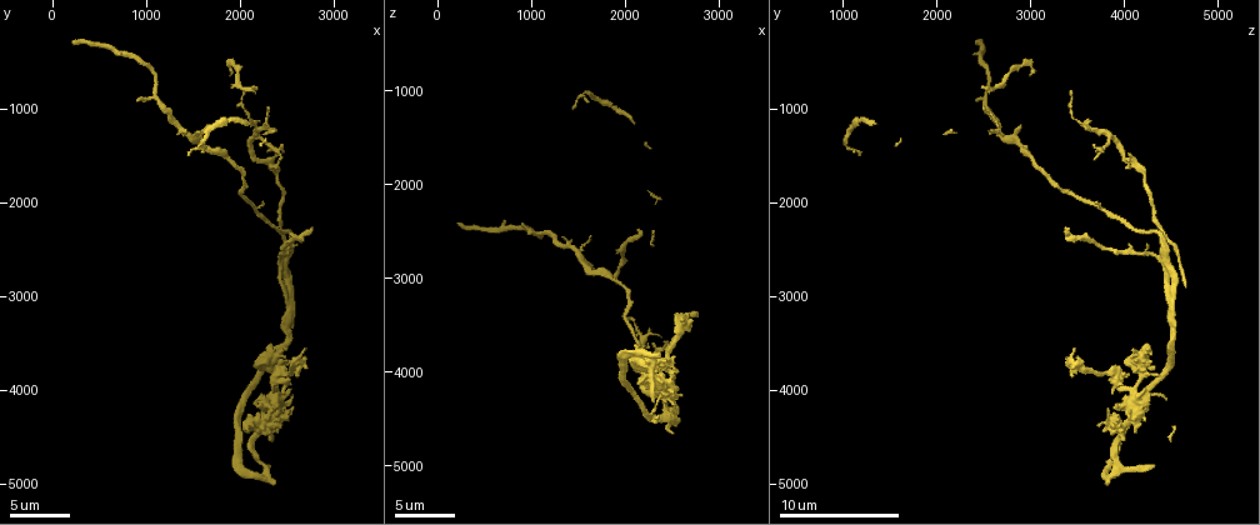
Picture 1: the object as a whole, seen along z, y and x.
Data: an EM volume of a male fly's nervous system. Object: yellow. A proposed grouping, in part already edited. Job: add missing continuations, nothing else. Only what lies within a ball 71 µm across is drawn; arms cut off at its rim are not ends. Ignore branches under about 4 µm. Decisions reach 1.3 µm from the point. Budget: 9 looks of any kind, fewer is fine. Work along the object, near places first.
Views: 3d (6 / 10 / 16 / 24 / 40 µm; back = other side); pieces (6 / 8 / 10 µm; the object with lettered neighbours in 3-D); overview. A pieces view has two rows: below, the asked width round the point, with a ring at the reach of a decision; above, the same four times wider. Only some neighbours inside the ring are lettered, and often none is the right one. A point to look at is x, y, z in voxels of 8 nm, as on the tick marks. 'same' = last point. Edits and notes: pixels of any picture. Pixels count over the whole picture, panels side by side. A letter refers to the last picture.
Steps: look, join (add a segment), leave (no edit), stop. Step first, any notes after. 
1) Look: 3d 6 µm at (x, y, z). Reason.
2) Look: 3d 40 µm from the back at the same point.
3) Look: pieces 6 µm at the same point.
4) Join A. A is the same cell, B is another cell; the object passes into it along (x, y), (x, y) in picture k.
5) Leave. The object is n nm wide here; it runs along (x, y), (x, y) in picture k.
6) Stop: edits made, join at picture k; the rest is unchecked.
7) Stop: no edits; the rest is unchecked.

Look: pieces 8 µm at (1500, 1450, 1150). Thin end.

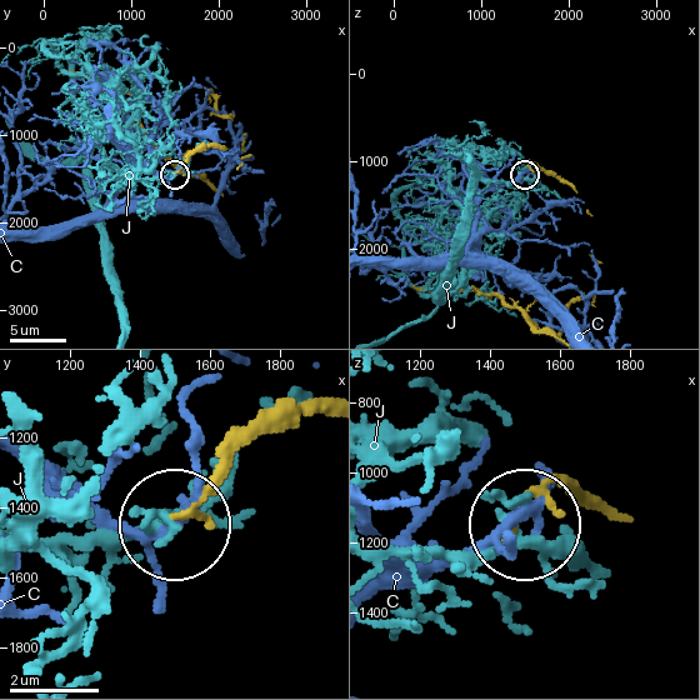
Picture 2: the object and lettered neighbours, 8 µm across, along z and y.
Leave. C and J are other cells; no lettered segment goes on from it.

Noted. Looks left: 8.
Look: pieces 10 µm at (1650, 1250, 2550). Free end.

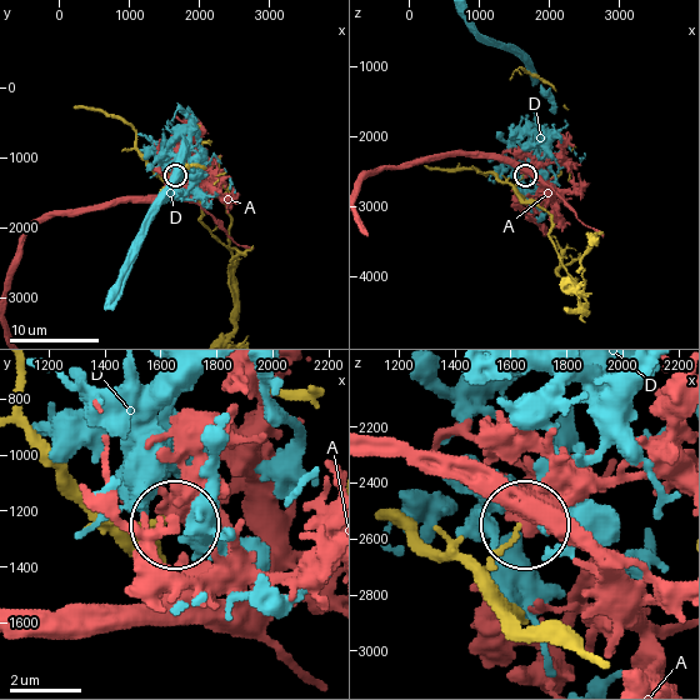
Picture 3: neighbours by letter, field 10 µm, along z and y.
Leave. A and D are other cells; it runs along (584, 655), (530, 628), (491, 584), (489, 565), (519, 524) in picture 3; no lettered segment goes on from it.

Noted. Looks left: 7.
Look: 3d 10 µm at (900, 900, 2450). Branch stops here.

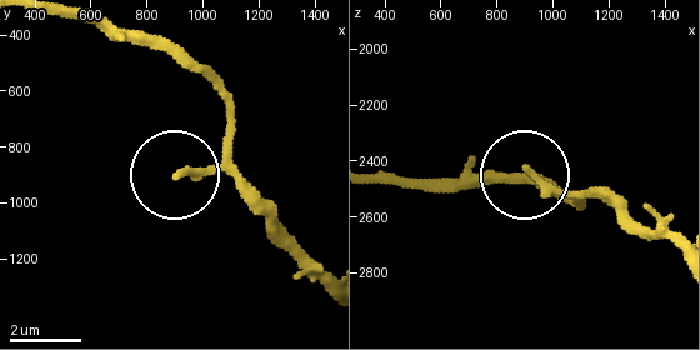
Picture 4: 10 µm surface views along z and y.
Look: pieces 6 µm at (920, 900, 2440).

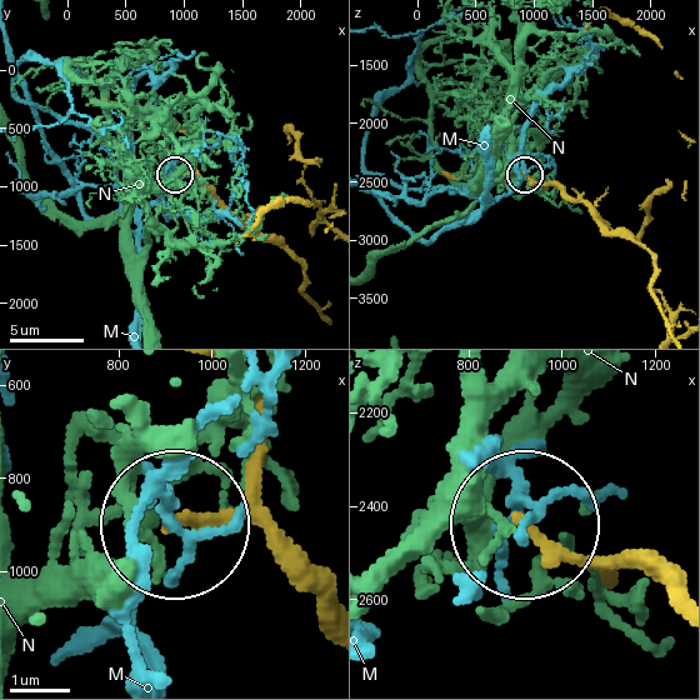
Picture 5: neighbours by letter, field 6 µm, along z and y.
Leave. M and N are other cells; no lettered segment goes on from it.

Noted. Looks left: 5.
Look: 3d 10 µm at (250, 300, 2450). Branch stops here.

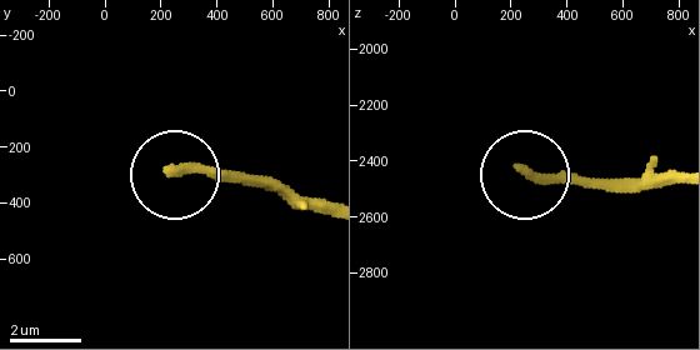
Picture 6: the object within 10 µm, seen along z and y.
Look: pieces 8 µm at (220, 280, 2430).

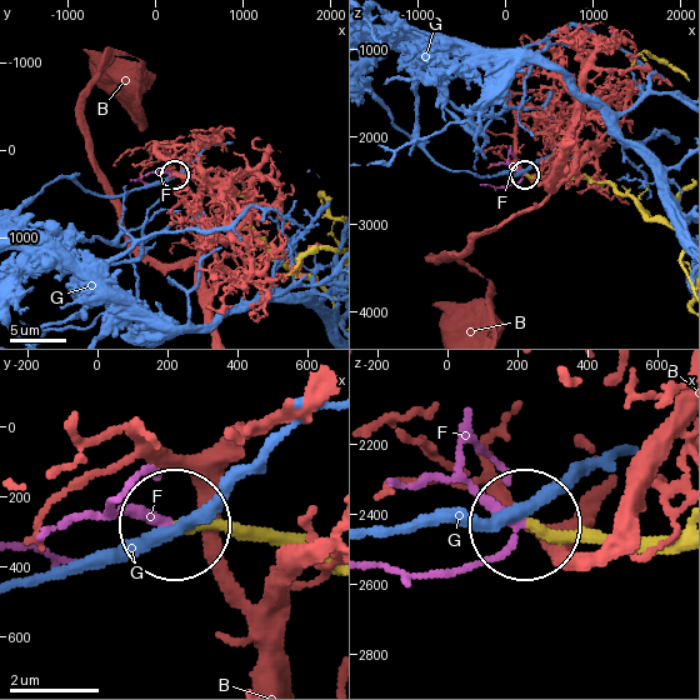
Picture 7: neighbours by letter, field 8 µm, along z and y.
Join F. The object is 250 nm wide here; F is the same cell, B and G are other cells; it goes on there.

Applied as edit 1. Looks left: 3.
Stop: edits made, join at picture 7; the rest is unchecked.

